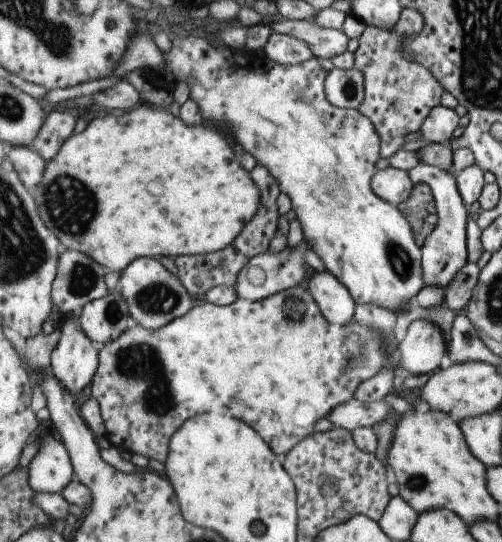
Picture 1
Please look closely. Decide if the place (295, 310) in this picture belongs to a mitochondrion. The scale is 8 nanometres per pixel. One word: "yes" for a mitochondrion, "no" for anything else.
yes

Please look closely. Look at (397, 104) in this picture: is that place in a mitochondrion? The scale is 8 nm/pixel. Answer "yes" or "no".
yes

